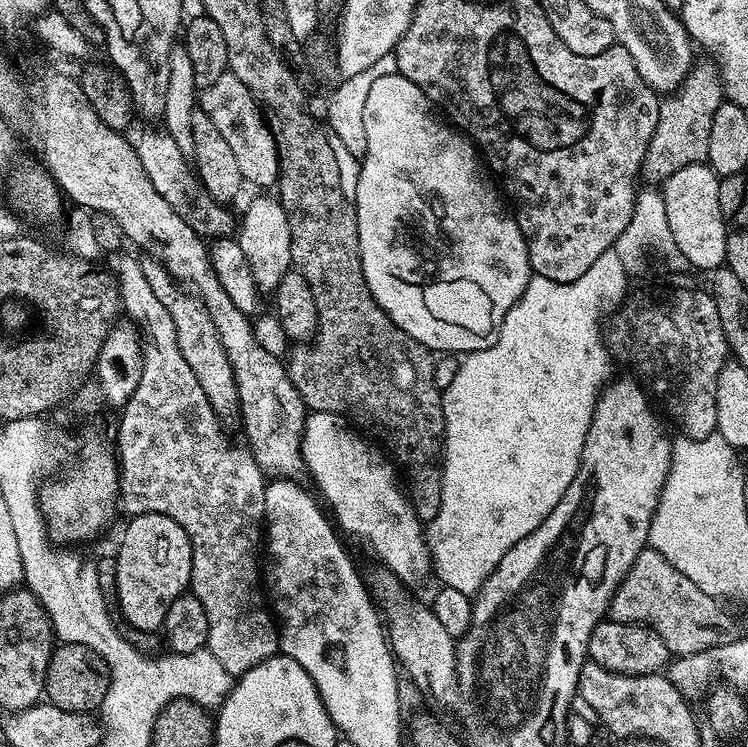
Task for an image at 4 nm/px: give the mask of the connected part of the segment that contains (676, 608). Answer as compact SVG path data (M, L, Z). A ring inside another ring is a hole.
M648 546L636 556L634 566L630 566L630 570L624 575L624 581L612 593L610 616L611 619L618 622L645 624L648 628L653 628L658 634L658 638L662 638L662 642L666 642L669 653L673 657L677 657L704 652L708 648L715 648L725 643L724 612L719 607L723 608L716 597L702 594L702 590L698 590L698 586L694 586L694 582L690 582L690 578L686 578L686 574L674 570L674 566L670 566L670 562L666 562L666 558L662 558L662 554L658 554L651 546Z

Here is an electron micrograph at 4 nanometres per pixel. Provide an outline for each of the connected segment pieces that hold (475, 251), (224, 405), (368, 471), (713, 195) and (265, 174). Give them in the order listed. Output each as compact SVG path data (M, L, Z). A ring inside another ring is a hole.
M389 70L385 76L373 78L372 85L366 88L364 96L362 125L366 130L366 148L359 161L360 173L354 203L358 222L358 246L366 286L370 286L370 294L378 302L378 306L382 306L382 310L392 319L394 326L398 326L406 334L410 334L410 338L417 340L429 352L433 354L439 354L439 352L467 354L489 348L496 341L496 331L502 326L506 314L516 305L533 275L528 261L526 242L522 238L522 230L516 225L516 217L506 207L506 200L502 192L502 197L500 197L500 192L496 189L495 184L497 181L490 175L476 145L463 132L437 115L433 105L428 103L428 99L422 94L422 90L418 90L418 86L414 86L414 82L410 82L395 70Z
M148 258L143 261L142 265L146 274L146 282L150 282L155 296L158 297L158 302L162 302L162 306L166 306L166 310L174 322L178 350L182 352L186 366L193 371L194 378L198 380L202 394L206 396L217 416L227 418L231 412L233 415L237 411L238 401L232 367L214 330L214 324L210 322L210 314L204 309L204 301L200 299L199 295L181 287L157 260Z
M309 411L304 418L304 437L300 443L300 452L304 455L307 475L310 480L312 476L313 482L320 487L319 495L322 500L324 495L323 503L330 509L331 519L341 533L349 532L350 535L357 536L380 559L377 561L383 567L389 568L405 586L413 586L412 584L430 576L433 571L432 556L428 553L425 525L412 509L412 503L408 501L405 489L398 479L397 469L379 447L369 443L359 431L349 427L341 417L329 412Z
M707 163L687 164L676 170L667 180L663 181L660 193L663 204L666 206L666 220L671 238L678 246L680 253L688 261L691 267L698 267L705 272L711 272L725 265L725 242L727 240L728 228L724 226L726 214L723 199L720 200L721 179Z
M225 74L220 76L209 88L203 89L198 96L199 111L205 112L218 126L218 134L230 146L234 154L234 162L238 162L241 181L252 184L261 184L261 189L268 188L280 179L280 163L278 162L278 150L268 129L268 121L257 99L250 89L242 83L237 76Z

